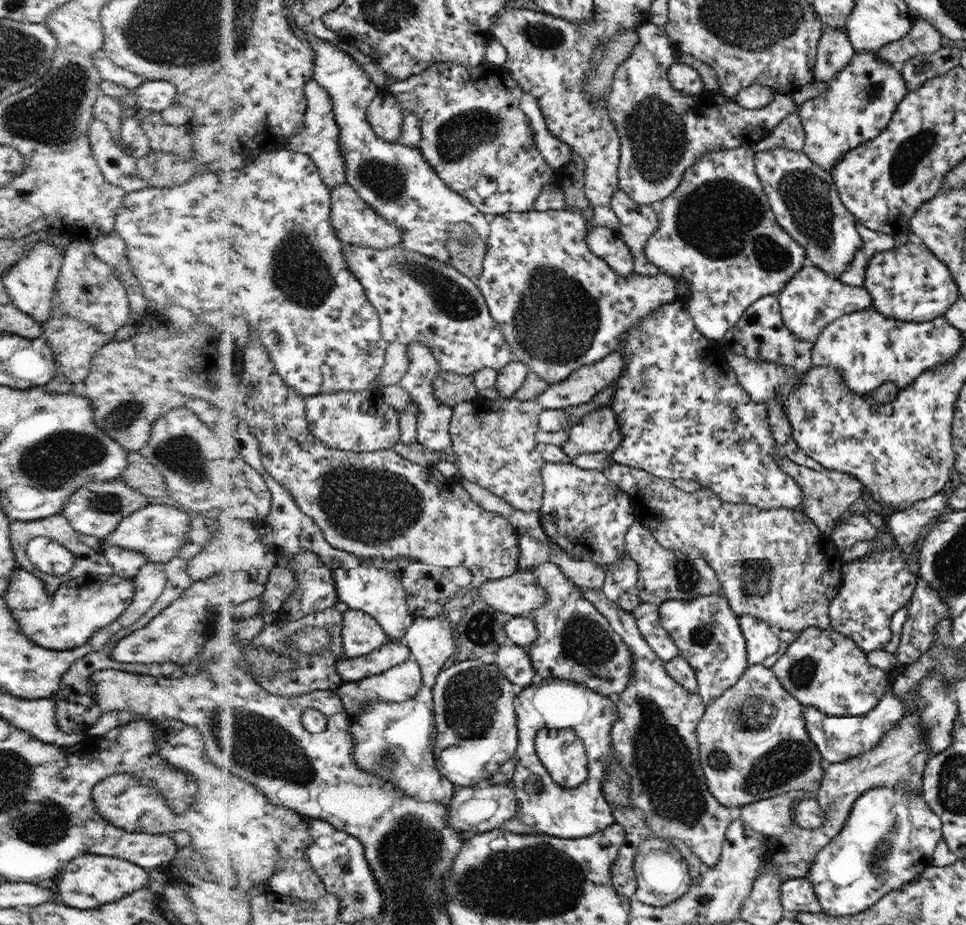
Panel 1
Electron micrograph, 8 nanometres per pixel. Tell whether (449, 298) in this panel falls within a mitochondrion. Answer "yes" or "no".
yes

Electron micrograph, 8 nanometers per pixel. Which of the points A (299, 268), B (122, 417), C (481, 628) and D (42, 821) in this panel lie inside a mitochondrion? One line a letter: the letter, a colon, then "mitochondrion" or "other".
A: mitochondrion
B: mitochondrion
C: mitochondrion
D: mitochondrion

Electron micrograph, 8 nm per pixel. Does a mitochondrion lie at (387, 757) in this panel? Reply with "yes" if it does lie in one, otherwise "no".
yes

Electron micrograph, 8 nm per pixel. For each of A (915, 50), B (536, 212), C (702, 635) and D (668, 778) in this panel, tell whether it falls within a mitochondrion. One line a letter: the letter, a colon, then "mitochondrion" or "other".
A: other
B: other
C: mitochondrion
D: mitochondrion

